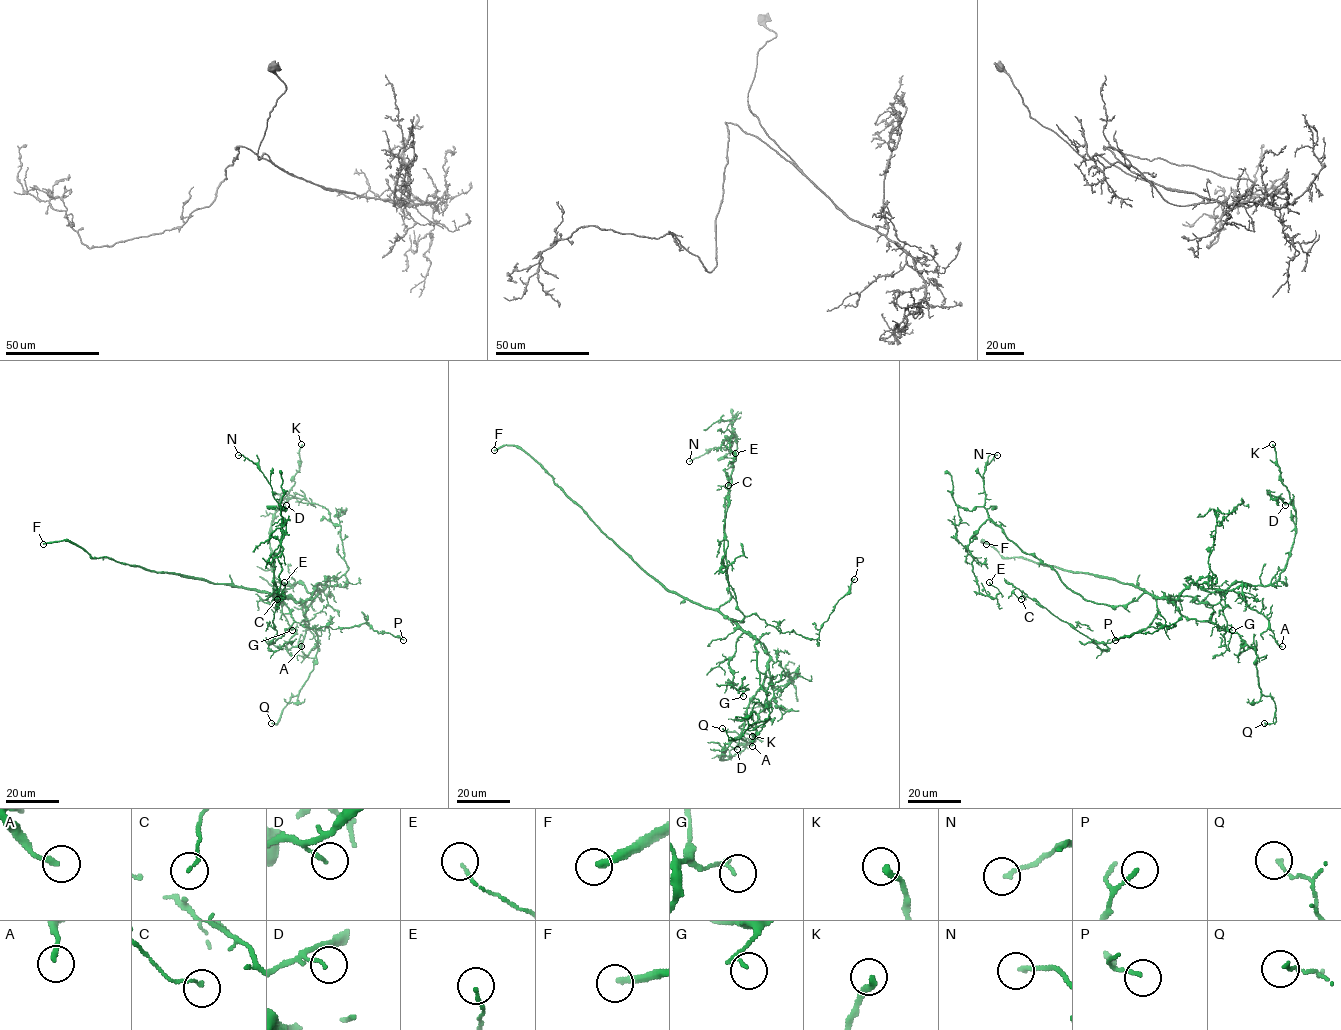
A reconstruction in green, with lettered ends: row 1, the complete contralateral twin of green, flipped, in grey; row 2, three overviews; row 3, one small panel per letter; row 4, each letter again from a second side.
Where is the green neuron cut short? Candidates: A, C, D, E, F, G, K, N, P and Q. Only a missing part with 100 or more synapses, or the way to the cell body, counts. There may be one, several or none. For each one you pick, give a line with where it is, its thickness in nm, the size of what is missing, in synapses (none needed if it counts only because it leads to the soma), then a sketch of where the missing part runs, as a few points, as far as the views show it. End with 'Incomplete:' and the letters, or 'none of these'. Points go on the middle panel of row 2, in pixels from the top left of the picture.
F: (494, 450) | 280 nm | 350 syn
Incomplete: F

